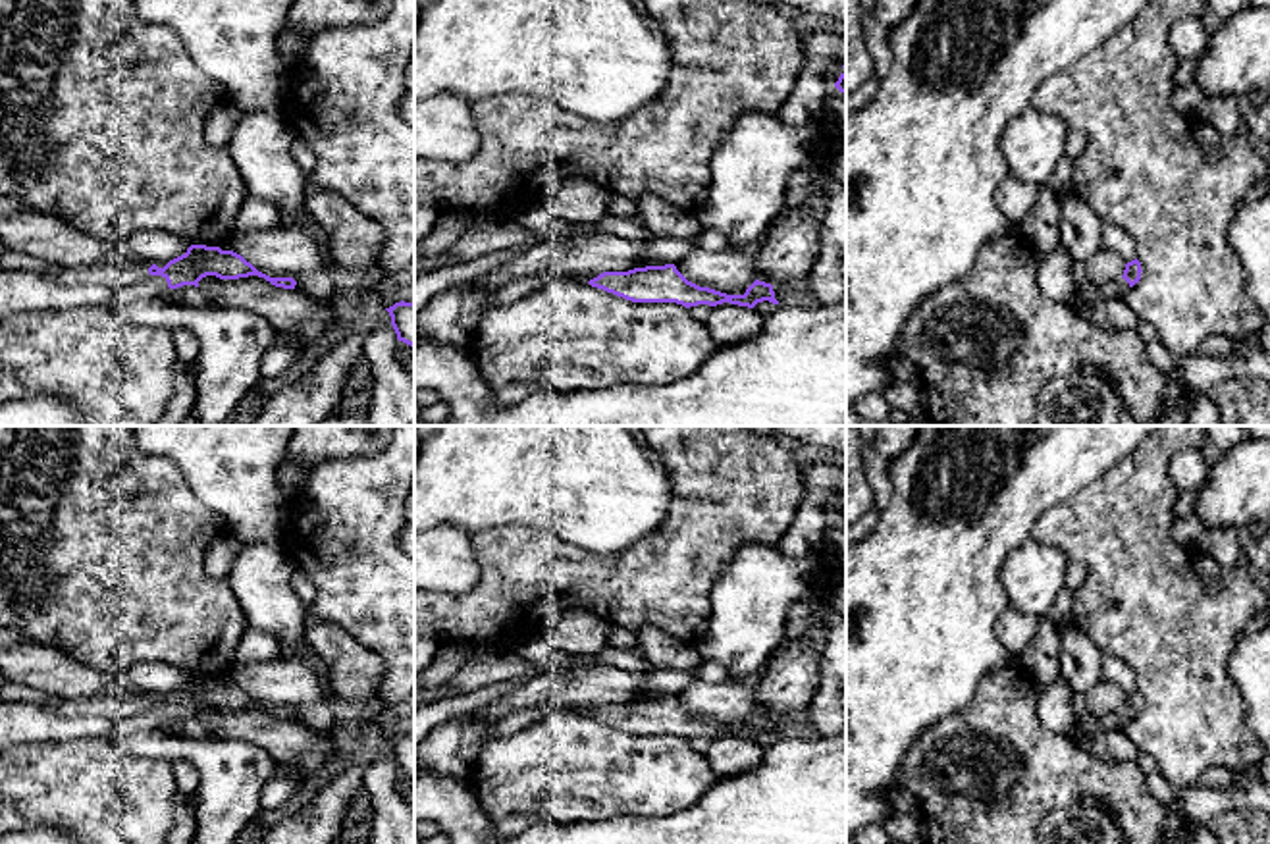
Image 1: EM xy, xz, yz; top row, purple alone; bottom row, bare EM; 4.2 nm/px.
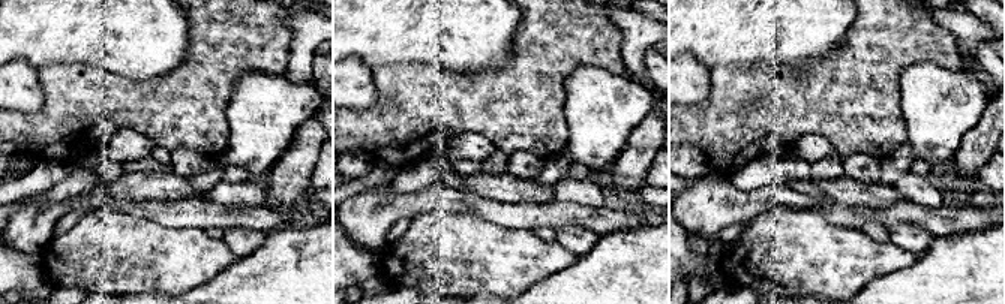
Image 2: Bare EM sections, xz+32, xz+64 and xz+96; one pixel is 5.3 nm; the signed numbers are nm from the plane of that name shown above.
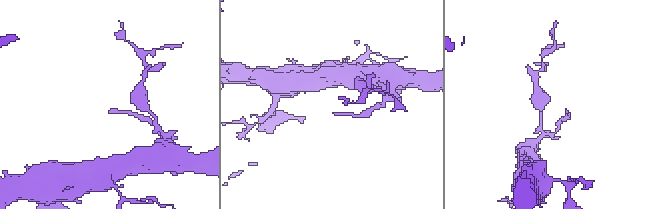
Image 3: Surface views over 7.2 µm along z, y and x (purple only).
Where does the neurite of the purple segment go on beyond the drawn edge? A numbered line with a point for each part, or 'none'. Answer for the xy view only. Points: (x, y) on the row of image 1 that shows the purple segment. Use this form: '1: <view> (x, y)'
1: xy (22, 290)

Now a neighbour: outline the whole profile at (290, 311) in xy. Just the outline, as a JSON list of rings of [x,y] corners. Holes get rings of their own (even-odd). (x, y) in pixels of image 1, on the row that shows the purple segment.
[[[206,276],[198,281],[198,289],[218,306],[241,306],[268,318],[276,330],[295,333],[301,347],[316,343],[333,326],[330,301],[276,287],[258,276],[239,279]]]

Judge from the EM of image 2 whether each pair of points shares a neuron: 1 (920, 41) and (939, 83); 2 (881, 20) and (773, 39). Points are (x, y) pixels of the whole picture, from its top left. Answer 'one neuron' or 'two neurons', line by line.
1: two neurons
2: two neurons

